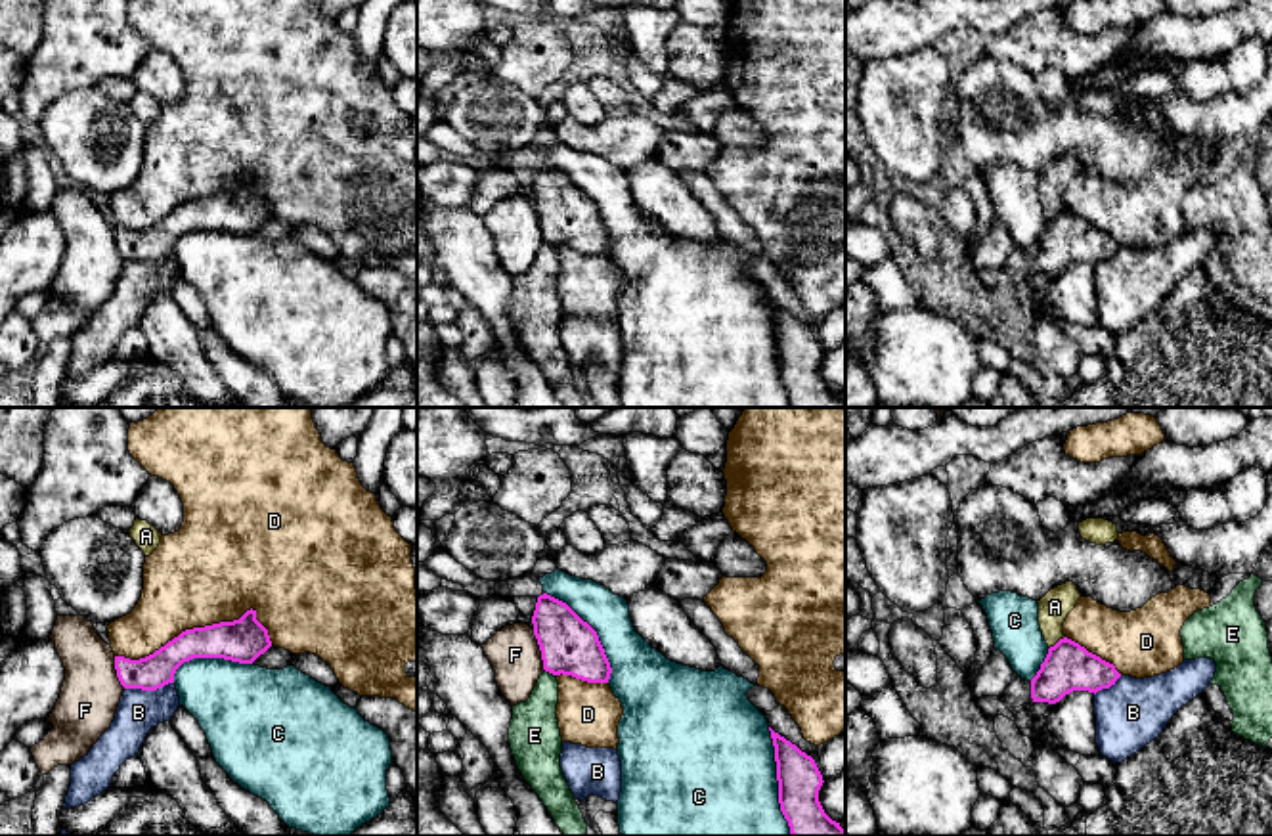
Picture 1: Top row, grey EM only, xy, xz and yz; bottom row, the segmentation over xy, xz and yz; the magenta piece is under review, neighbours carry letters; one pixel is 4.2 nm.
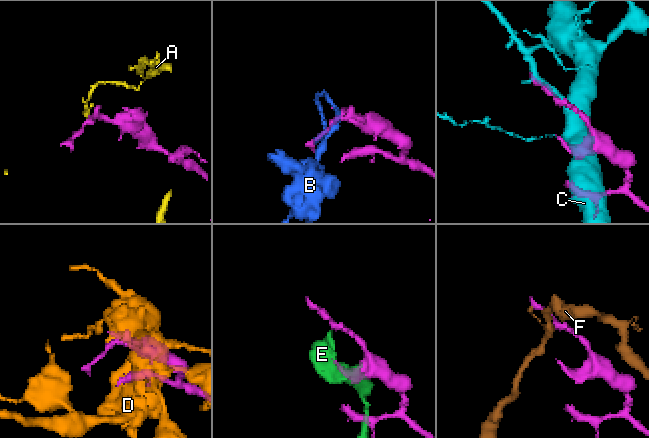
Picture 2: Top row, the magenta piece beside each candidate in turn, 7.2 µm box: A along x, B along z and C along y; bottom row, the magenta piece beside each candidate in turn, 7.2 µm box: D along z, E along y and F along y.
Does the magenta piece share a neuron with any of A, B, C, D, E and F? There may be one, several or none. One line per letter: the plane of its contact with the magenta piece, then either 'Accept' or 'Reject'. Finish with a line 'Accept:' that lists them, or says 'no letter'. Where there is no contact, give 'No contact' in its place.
A: Touches magenta in yz. Reject
B: Touches magenta in xy. Reject
C: Touches magenta in xz. Reject
D: Touches magenta in xy. Reject
E: Touches magenta in xz. Reject
F: Touches magenta in xz. Reject
Accept: no letter

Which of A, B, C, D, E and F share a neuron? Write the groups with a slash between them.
A / B / C / D / E / F

